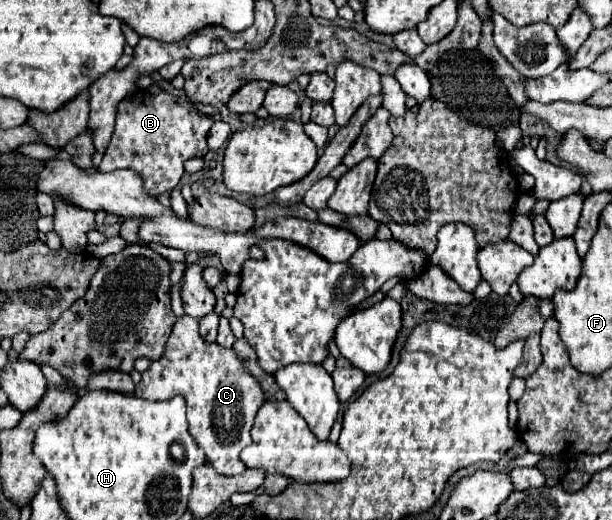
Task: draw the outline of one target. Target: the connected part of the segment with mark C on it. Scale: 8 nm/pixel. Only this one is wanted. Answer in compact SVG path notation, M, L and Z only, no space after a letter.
M183 316L175 322L173 332L169 336L169 342L165 344L165 352L159 360L151 362L149 370L143 372L141 382L135 386L137 398L161 402L161 400L171 400L177 394L187 400L187 420L189 420L189 432L195 438L197 446L205 450L205 460L215 468L215 472L223 476L237 476L245 470L245 464L239 460L239 452L249 446L251 442L251 426L255 420L257 410L263 406L263 394L261 386L245 374L243 362L237 362L237 354L233 350L225 350L219 344L207 344L201 334L199 334L199 322L195 318Z

